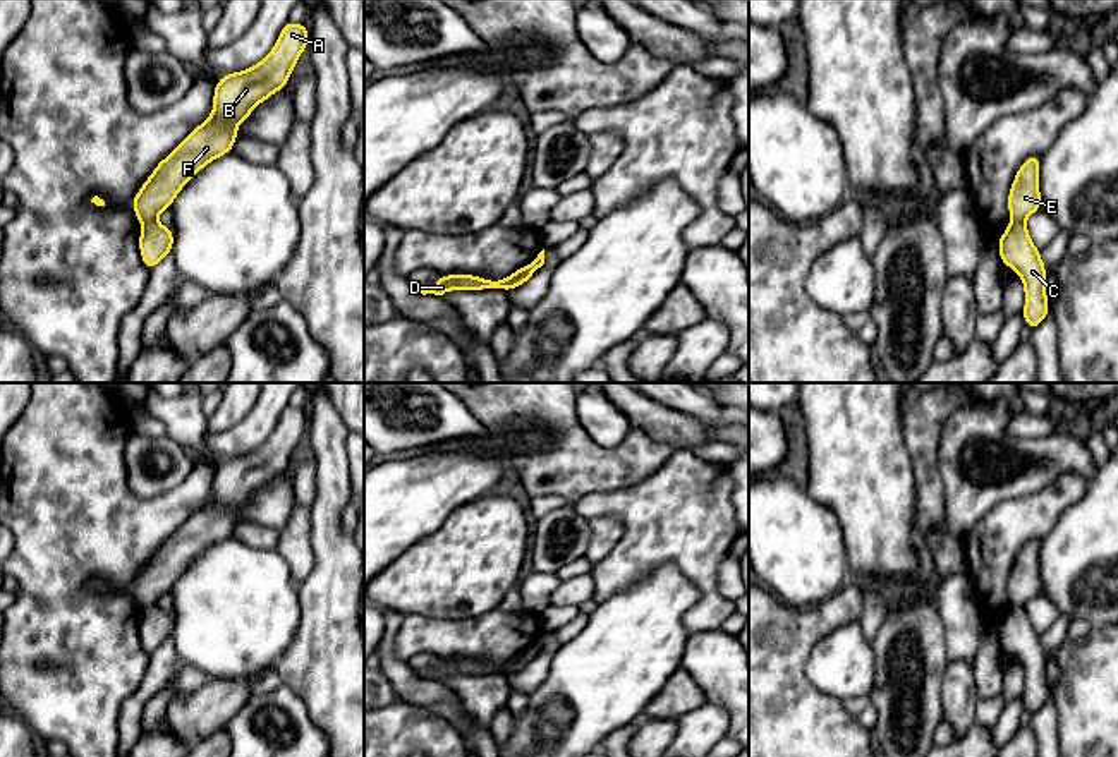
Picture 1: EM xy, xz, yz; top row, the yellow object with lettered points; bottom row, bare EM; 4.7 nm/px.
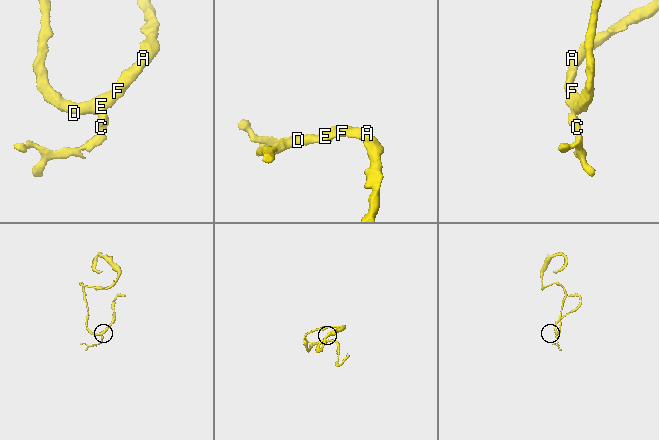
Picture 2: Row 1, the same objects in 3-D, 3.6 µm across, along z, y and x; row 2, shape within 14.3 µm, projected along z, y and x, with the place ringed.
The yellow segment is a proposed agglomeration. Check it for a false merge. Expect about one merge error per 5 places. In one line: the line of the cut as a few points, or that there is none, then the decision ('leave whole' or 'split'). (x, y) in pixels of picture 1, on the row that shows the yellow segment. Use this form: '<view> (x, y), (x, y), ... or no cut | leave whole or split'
xy (153, 218), (143, 225) | split

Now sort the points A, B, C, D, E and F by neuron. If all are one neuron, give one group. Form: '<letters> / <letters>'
A B D E F / C

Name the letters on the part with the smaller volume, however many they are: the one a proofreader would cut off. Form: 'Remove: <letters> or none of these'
Remove: C

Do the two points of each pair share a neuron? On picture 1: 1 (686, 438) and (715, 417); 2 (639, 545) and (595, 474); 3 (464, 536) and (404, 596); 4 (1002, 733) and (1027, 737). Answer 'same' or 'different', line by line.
1: same
2: different
3: same
4: different

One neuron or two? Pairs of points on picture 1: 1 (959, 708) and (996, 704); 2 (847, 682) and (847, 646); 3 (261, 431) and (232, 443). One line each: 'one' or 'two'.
1: two
2: one
3: one

